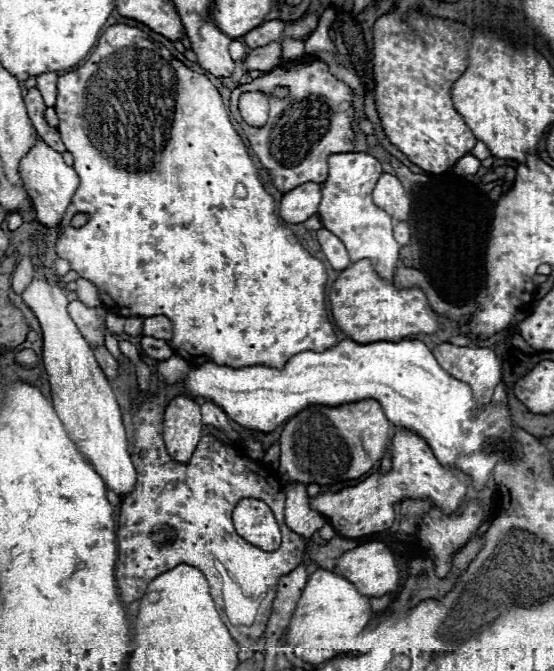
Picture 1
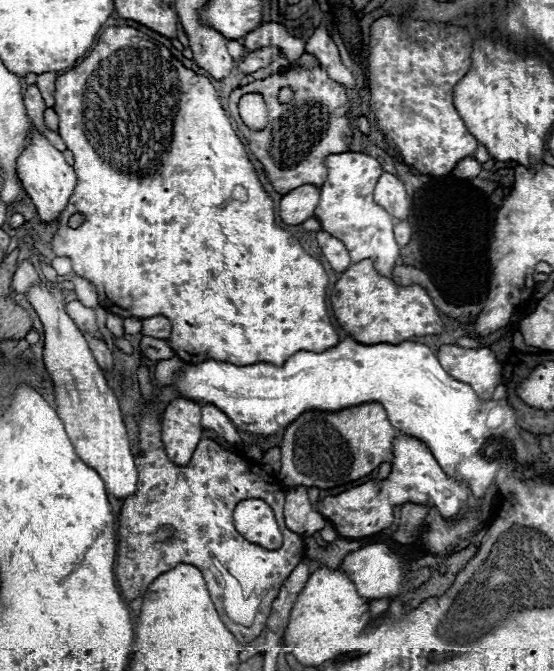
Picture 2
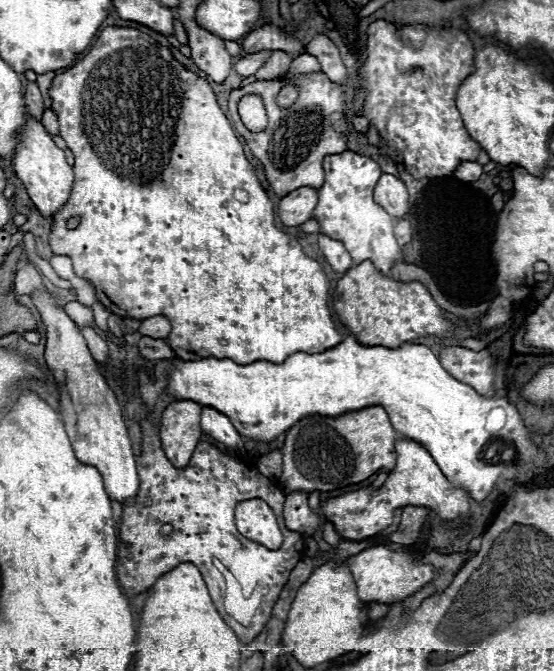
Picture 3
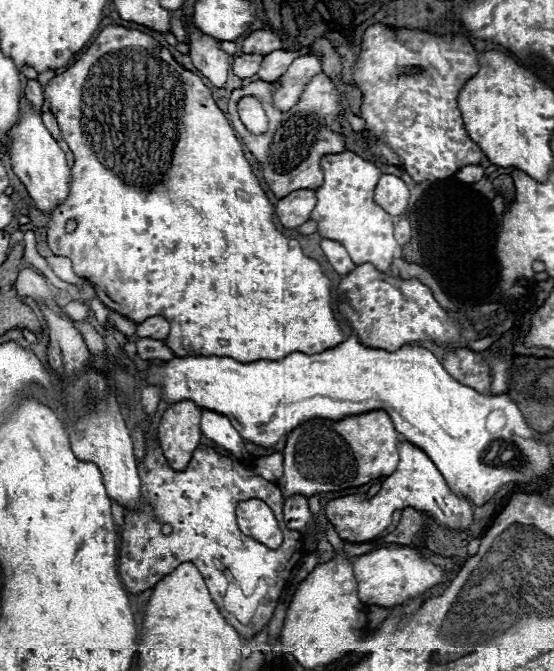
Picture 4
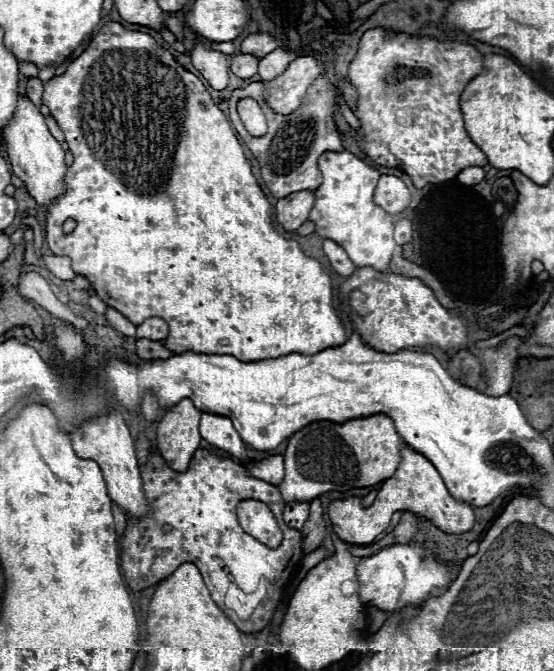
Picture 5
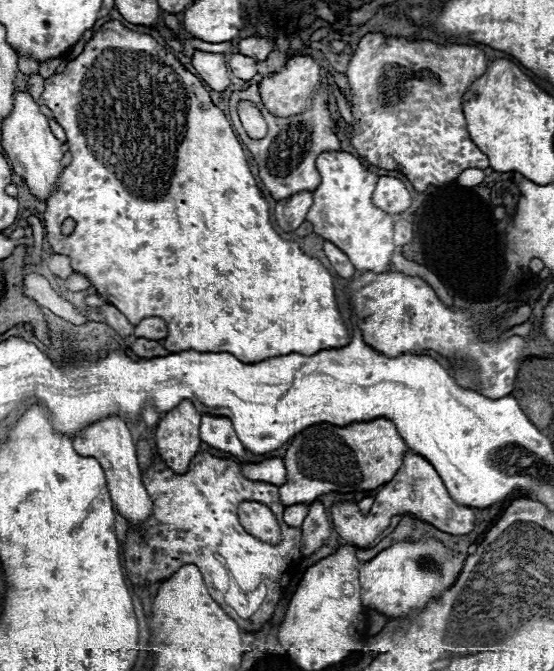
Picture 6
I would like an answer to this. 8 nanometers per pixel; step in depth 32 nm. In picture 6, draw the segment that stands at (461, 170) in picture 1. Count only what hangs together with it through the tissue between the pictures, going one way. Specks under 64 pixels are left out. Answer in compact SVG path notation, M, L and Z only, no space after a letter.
M466 168L466 170L458 176L456 182L458 182L460 186L472 188L472 186L478 186L482 180L484 180L484 170L480 170L480 168Z

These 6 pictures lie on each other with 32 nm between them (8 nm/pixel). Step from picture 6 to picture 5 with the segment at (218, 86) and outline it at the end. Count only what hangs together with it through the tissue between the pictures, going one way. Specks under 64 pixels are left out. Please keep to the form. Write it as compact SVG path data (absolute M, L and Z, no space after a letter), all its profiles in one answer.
M194 34L194 48L192 48L192 64L194 68L208 80L208 84L216 90L226 88L228 84L228 70L230 70L230 58L218 50L208 48L214 44L212 40L206 40L198 34Z

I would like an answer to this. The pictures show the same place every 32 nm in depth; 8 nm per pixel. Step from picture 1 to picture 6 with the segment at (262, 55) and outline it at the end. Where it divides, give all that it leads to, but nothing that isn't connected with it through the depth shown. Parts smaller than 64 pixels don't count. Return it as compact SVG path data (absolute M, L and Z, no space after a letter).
M232 54L230 56L230 70L236 78L250 80L256 74L256 60L242 56L242 54Z

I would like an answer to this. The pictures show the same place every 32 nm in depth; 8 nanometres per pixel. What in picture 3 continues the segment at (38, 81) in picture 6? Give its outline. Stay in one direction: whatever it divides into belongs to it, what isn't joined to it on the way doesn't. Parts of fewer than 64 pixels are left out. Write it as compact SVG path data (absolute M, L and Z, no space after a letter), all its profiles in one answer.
M30 82L30 84L26 86L24 100L26 100L28 114L40 122L40 120L42 120L42 112L44 112L44 100L42 100L42 94L40 94L36 82Z

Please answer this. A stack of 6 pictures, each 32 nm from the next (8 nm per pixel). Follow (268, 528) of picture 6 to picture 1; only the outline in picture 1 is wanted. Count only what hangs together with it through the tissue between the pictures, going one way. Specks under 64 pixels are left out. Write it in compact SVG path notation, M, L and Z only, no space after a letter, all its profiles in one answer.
M240 500L234 508L234 526L244 540L266 552L272 552L280 546L280 528L272 510L262 500Z

